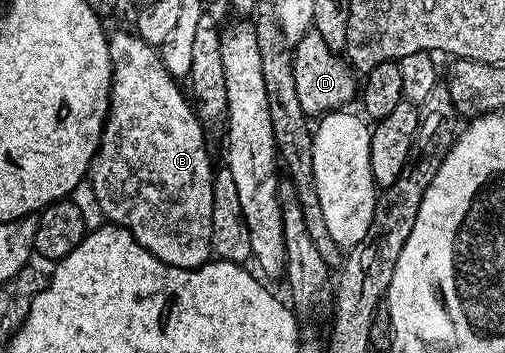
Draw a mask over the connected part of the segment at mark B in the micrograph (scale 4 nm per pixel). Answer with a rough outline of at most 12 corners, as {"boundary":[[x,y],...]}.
{"boundary":[[107,37],[89,183],[169,266],[212,259],[204,125],[152,45]]}

